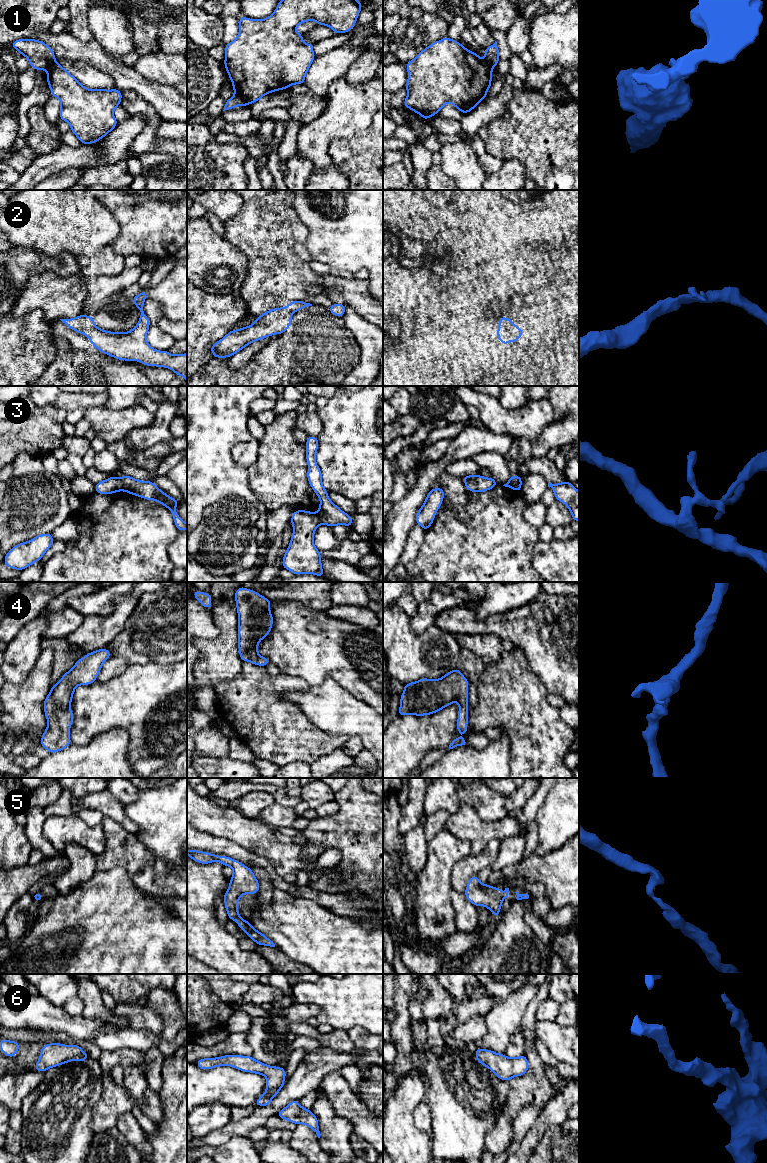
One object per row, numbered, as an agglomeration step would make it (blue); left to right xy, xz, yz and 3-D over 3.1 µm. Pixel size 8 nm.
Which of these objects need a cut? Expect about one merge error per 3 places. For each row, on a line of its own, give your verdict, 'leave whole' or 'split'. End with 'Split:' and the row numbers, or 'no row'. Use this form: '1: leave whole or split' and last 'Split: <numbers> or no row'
1: split
2: leave whole
3: split
4: leave whole
5: leave whole
6: leave whole
Split: 1, 3

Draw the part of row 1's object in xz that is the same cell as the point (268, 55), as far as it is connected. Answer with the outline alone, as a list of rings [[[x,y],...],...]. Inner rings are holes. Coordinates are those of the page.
[[[280,0],[273,14],[267,18],[256,20],[241,16],[237,38],[225,44],[224,65],[232,81],[236,95],[243,98],[249,105],[257,102],[264,95],[284,90],[295,84],[304,84],[305,76],[315,59],[313,44],[305,44],[303,35],[296,32],[296,27],[305,21],[316,21],[317,25],[330,27],[336,34],[346,33],[354,29],[362,8],[358,0]]]

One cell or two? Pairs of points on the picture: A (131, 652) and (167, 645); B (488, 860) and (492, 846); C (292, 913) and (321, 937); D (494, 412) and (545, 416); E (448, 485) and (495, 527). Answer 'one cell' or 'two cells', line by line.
A: one cell
B: one cell
C: one cell
D: one cell
E: two cells

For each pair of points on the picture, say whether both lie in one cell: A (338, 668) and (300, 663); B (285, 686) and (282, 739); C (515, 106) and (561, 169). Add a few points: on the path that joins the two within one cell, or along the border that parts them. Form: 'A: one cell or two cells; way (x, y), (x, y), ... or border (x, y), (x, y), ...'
A: one cell; way (329, 663), (309, 663)
B: one cell; way (272, 693), (272, 724)
C: one cell; way (531, 122), (561, 153)

